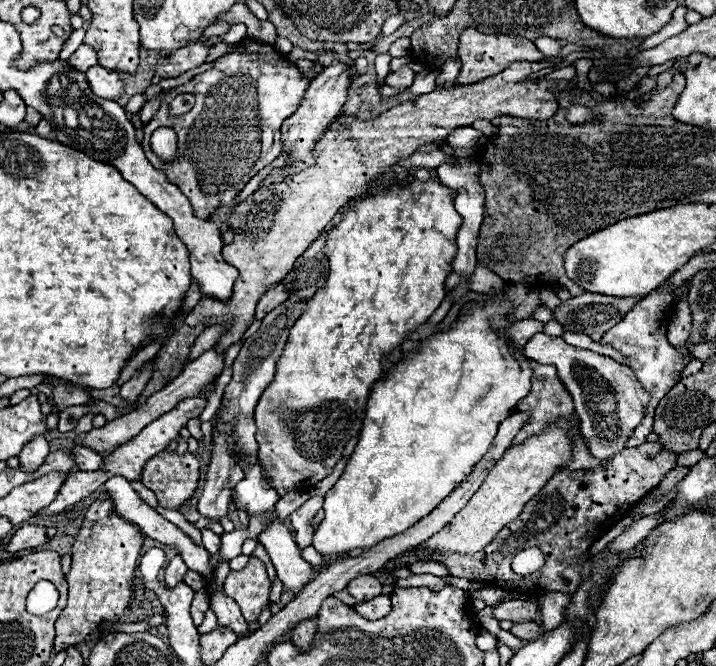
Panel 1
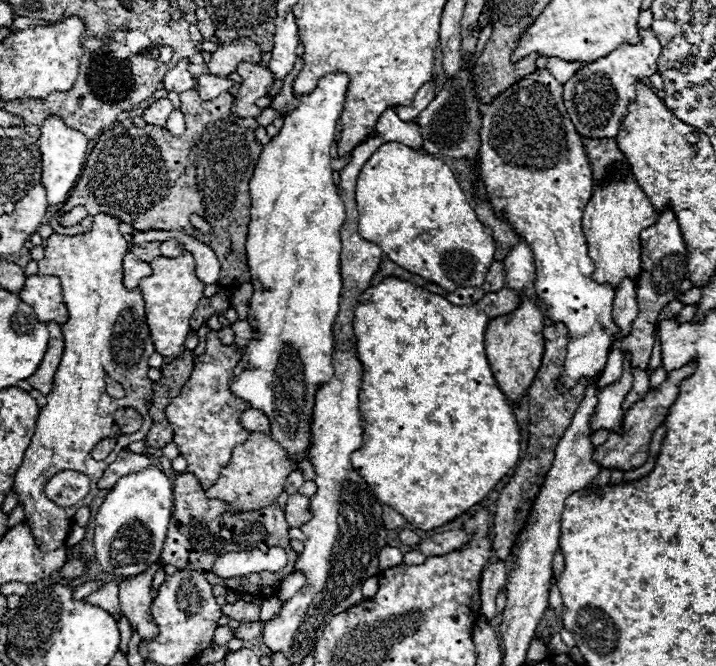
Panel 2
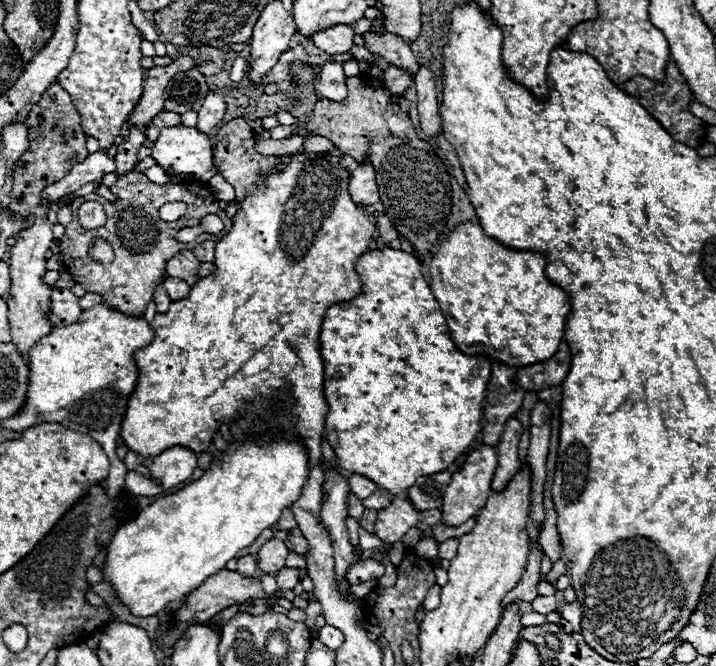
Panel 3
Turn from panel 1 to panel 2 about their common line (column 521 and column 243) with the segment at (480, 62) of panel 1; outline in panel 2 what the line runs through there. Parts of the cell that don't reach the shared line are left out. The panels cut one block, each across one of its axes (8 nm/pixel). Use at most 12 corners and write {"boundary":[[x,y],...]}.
{"boundary":[[248,38],[224,44],[208,62],[226,78],[240,62],[260,64],[260,46]]}

